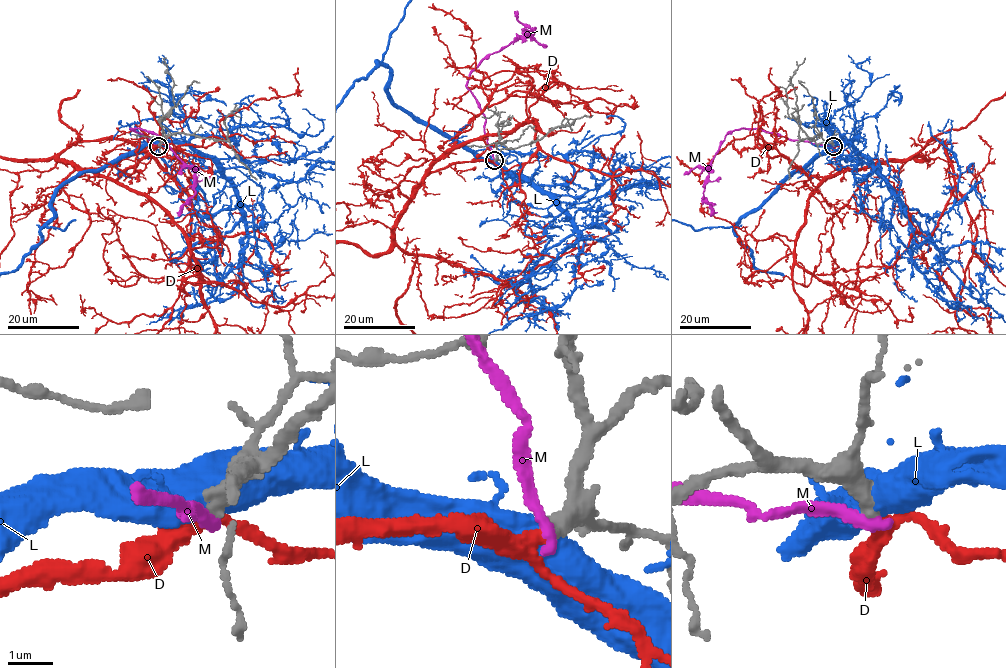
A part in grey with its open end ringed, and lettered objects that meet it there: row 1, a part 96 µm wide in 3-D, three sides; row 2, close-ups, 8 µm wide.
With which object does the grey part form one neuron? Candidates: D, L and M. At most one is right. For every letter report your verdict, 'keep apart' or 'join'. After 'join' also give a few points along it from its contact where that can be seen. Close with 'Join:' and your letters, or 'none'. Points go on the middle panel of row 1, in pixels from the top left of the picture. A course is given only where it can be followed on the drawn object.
D: join
L: keep apart
M: keep apart
Join: D

